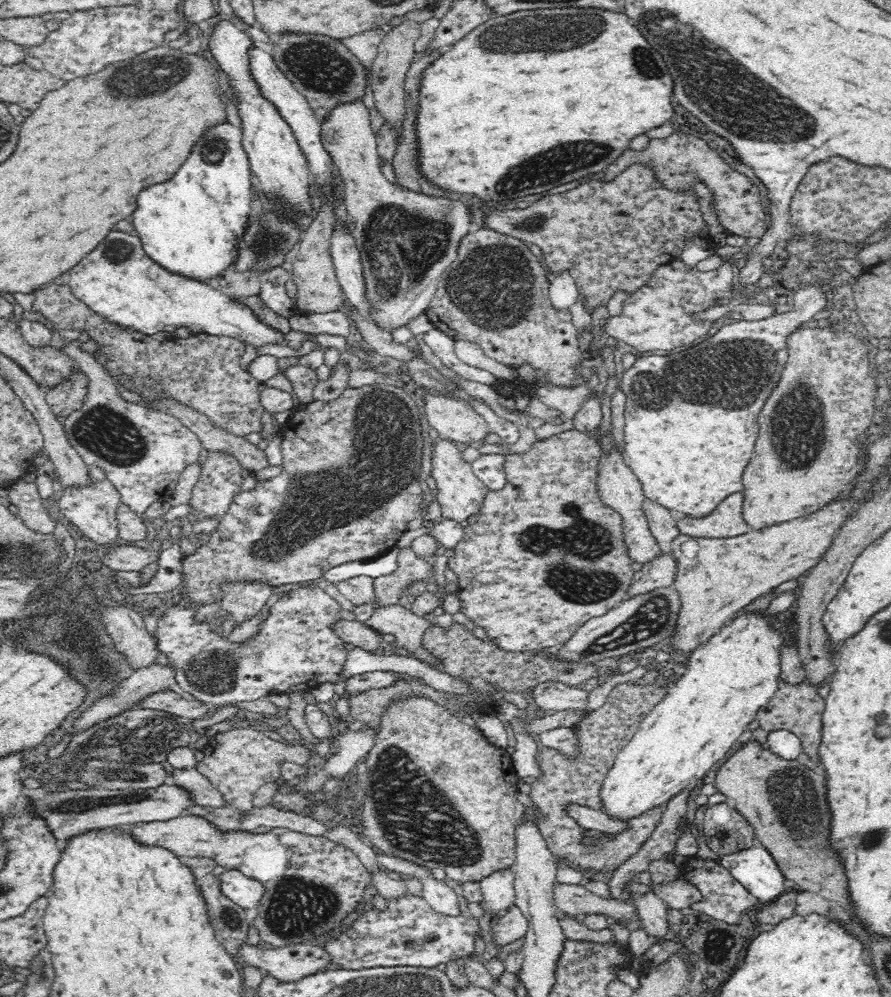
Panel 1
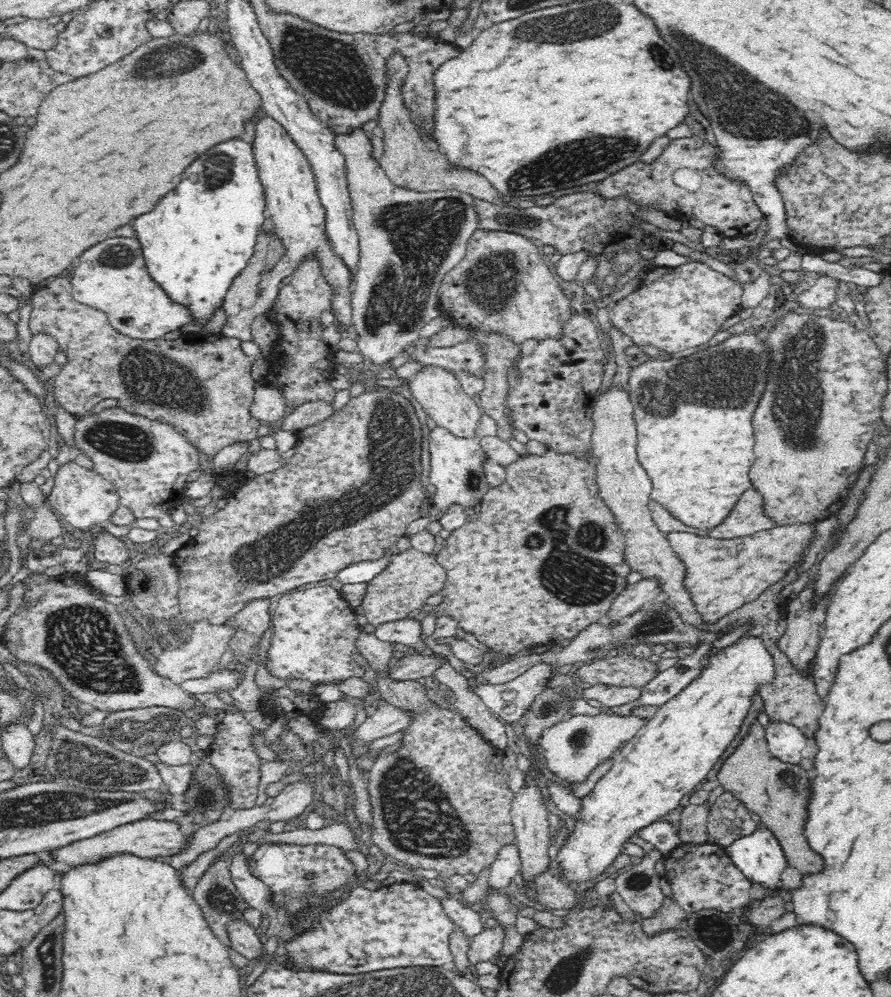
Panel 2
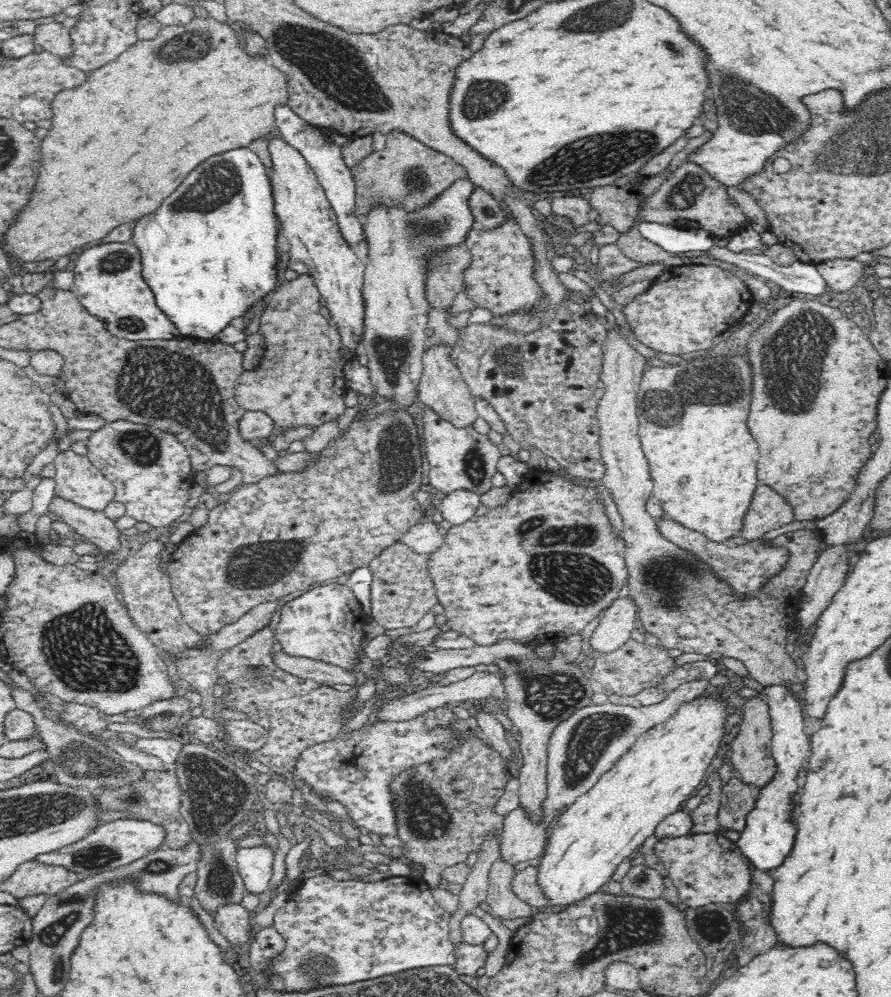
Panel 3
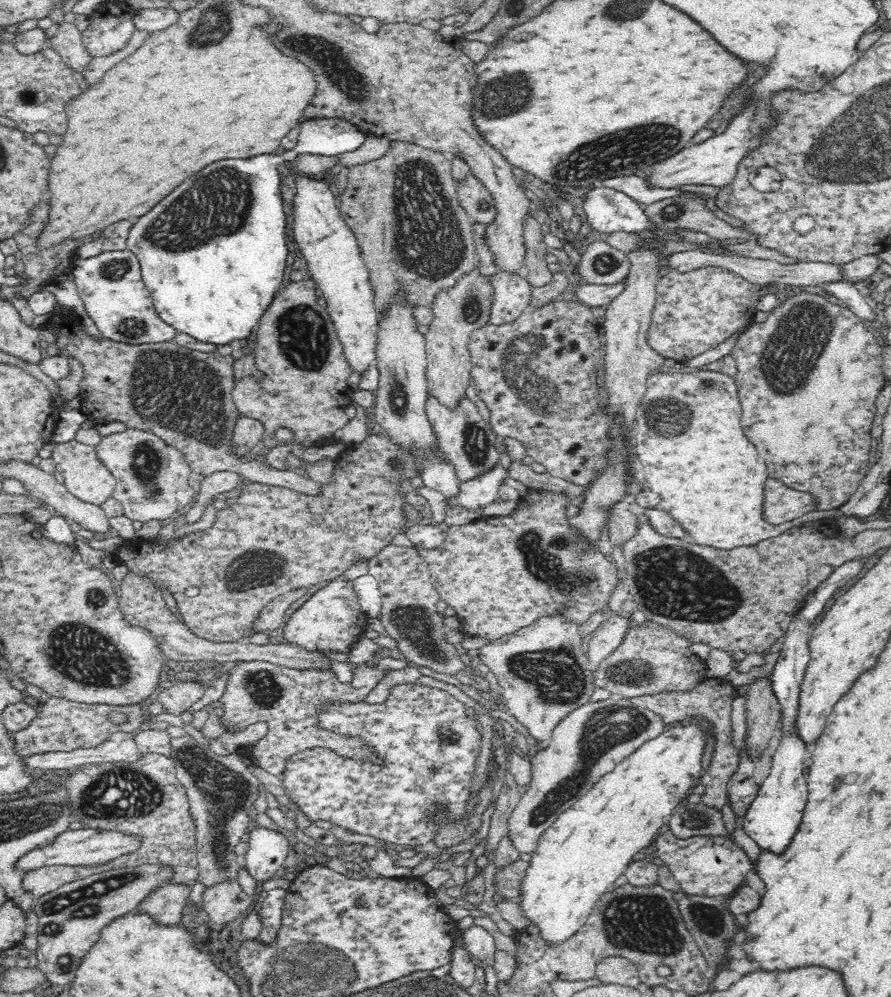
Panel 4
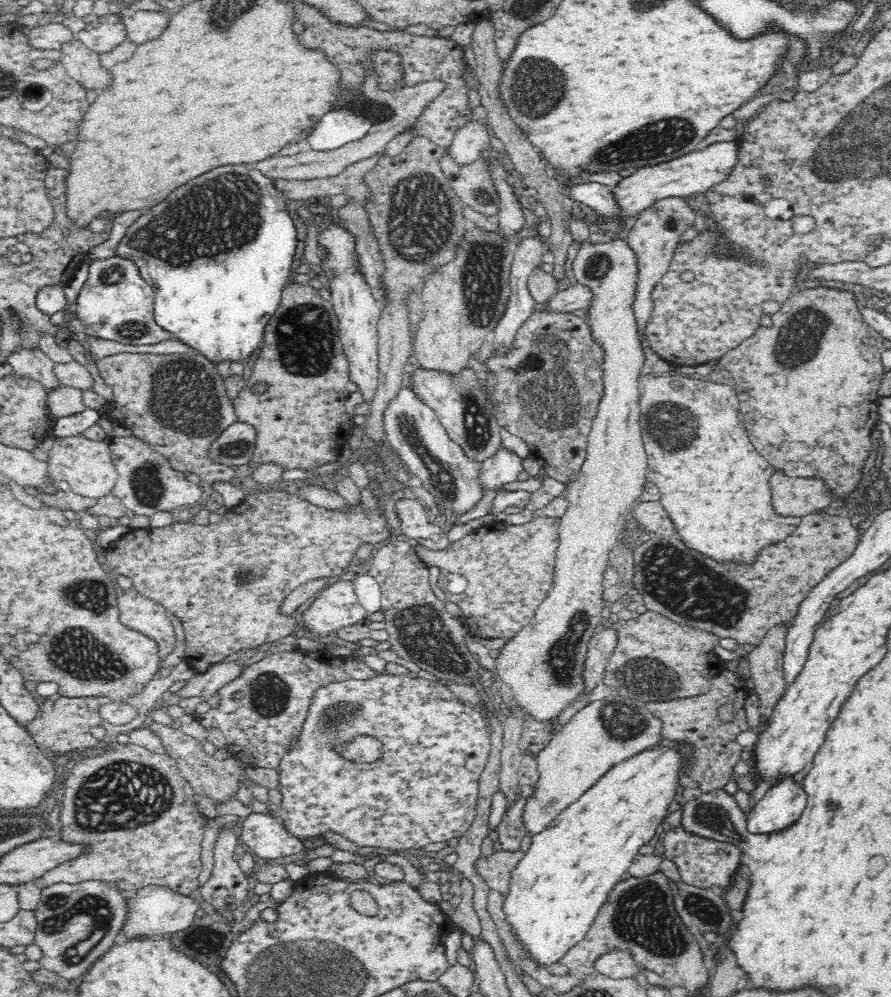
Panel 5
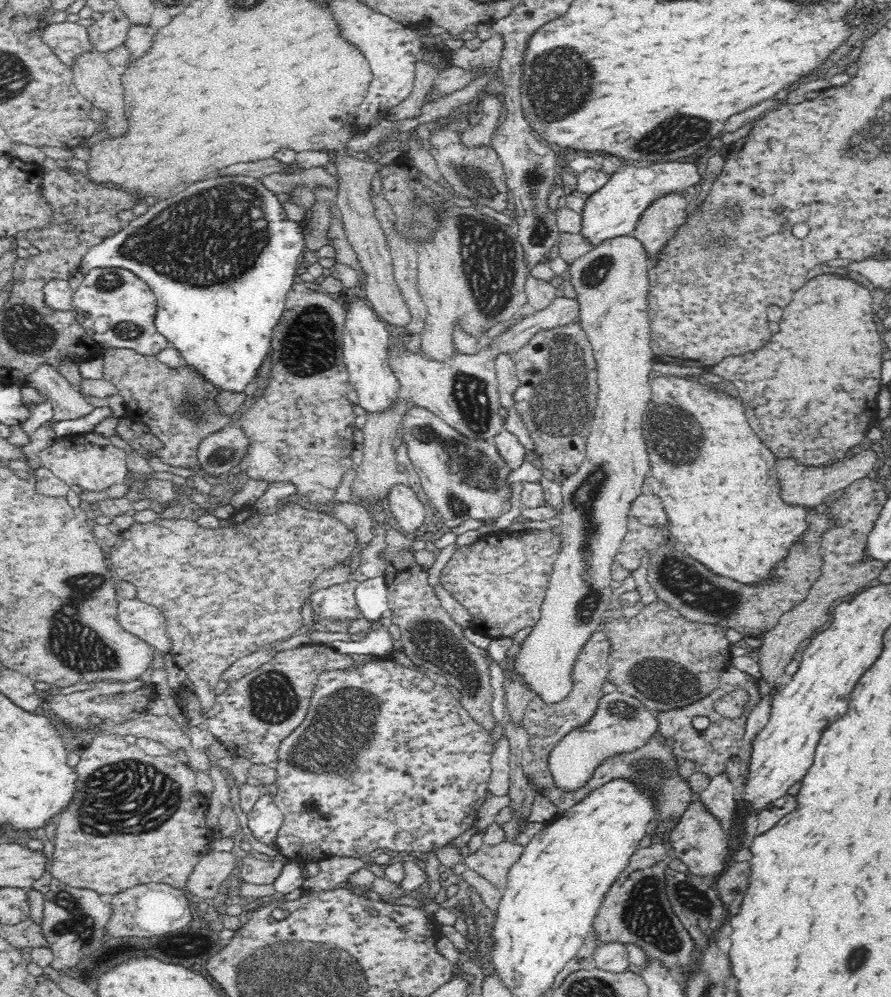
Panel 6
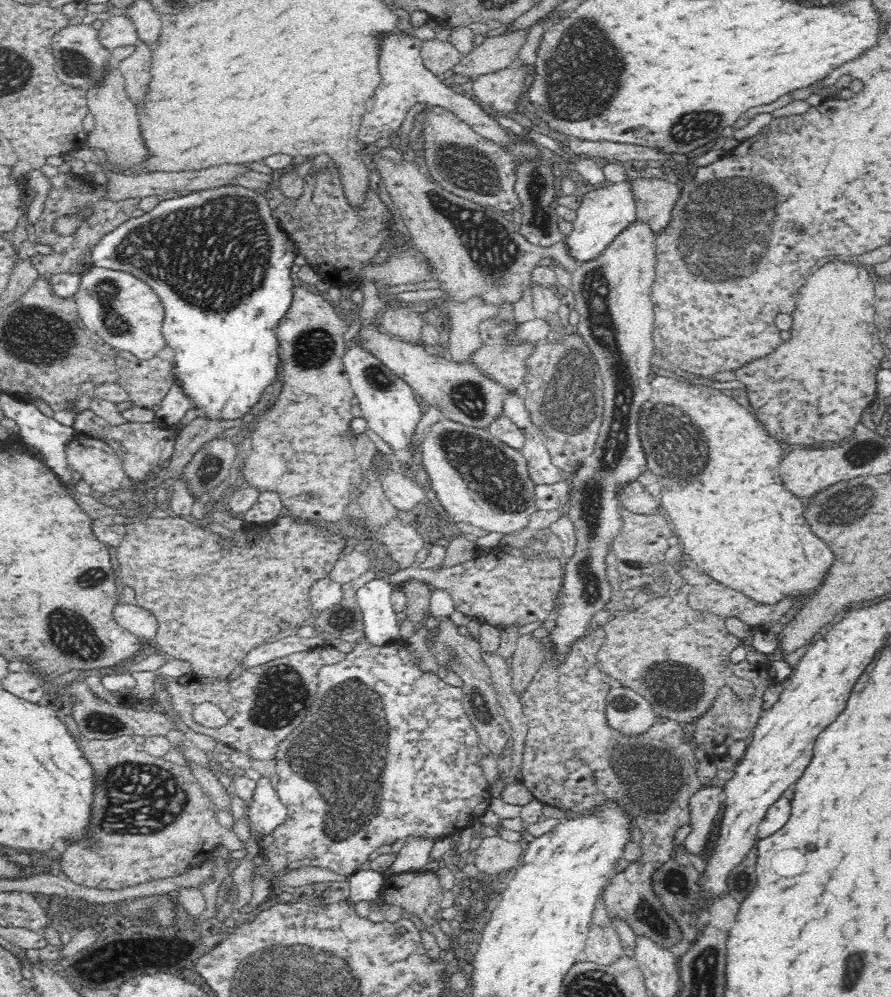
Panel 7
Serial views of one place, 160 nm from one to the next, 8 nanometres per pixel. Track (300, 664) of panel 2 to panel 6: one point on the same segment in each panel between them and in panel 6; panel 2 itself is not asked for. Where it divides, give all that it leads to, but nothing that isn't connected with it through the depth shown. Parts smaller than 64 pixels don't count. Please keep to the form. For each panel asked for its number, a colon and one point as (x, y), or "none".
3: (326, 623)
4: (331, 619)
5: (337, 606)
6: (337, 602)

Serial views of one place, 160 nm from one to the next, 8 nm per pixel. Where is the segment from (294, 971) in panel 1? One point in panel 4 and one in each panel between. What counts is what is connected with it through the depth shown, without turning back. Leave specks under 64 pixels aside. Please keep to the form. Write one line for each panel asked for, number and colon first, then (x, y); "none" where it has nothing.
2: (242, 935)
3: (233, 920)
4: (224, 901)

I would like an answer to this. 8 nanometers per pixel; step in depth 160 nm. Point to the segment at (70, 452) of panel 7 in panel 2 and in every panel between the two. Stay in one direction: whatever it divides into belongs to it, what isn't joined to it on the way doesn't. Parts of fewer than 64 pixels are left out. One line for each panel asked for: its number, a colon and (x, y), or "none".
2: (84, 498)
3: (78, 480)
4: (85, 476)
5: (86, 465)
6: (92, 463)

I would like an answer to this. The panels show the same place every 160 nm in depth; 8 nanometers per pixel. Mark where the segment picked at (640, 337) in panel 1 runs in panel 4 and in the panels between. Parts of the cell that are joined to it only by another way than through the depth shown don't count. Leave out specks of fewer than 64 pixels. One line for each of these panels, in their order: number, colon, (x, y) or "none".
2: (674, 309)
3: (682, 311)
4: (696, 311)

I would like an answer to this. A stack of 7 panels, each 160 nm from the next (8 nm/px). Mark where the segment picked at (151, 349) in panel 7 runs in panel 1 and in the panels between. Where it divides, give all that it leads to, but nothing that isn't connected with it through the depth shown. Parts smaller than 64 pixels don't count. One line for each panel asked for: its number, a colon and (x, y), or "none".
1: (118, 280)
2: (112, 277)
3: (107, 279)
4: (117, 300)
5: (115, 303)
6: (117, 309)

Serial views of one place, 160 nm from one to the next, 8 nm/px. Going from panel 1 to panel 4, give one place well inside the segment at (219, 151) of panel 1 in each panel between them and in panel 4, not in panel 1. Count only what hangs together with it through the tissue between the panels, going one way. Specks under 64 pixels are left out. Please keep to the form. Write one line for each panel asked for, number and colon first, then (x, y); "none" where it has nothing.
2: (195, 244)
3: (205, 271)
4: (214, 253)

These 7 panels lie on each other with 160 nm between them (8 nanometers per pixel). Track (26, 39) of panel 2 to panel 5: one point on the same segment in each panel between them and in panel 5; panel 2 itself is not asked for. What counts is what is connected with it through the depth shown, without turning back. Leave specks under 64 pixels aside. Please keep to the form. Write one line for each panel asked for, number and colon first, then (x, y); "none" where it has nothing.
3: (54, 38)
4: (67, 43)
5: (83, 64)

